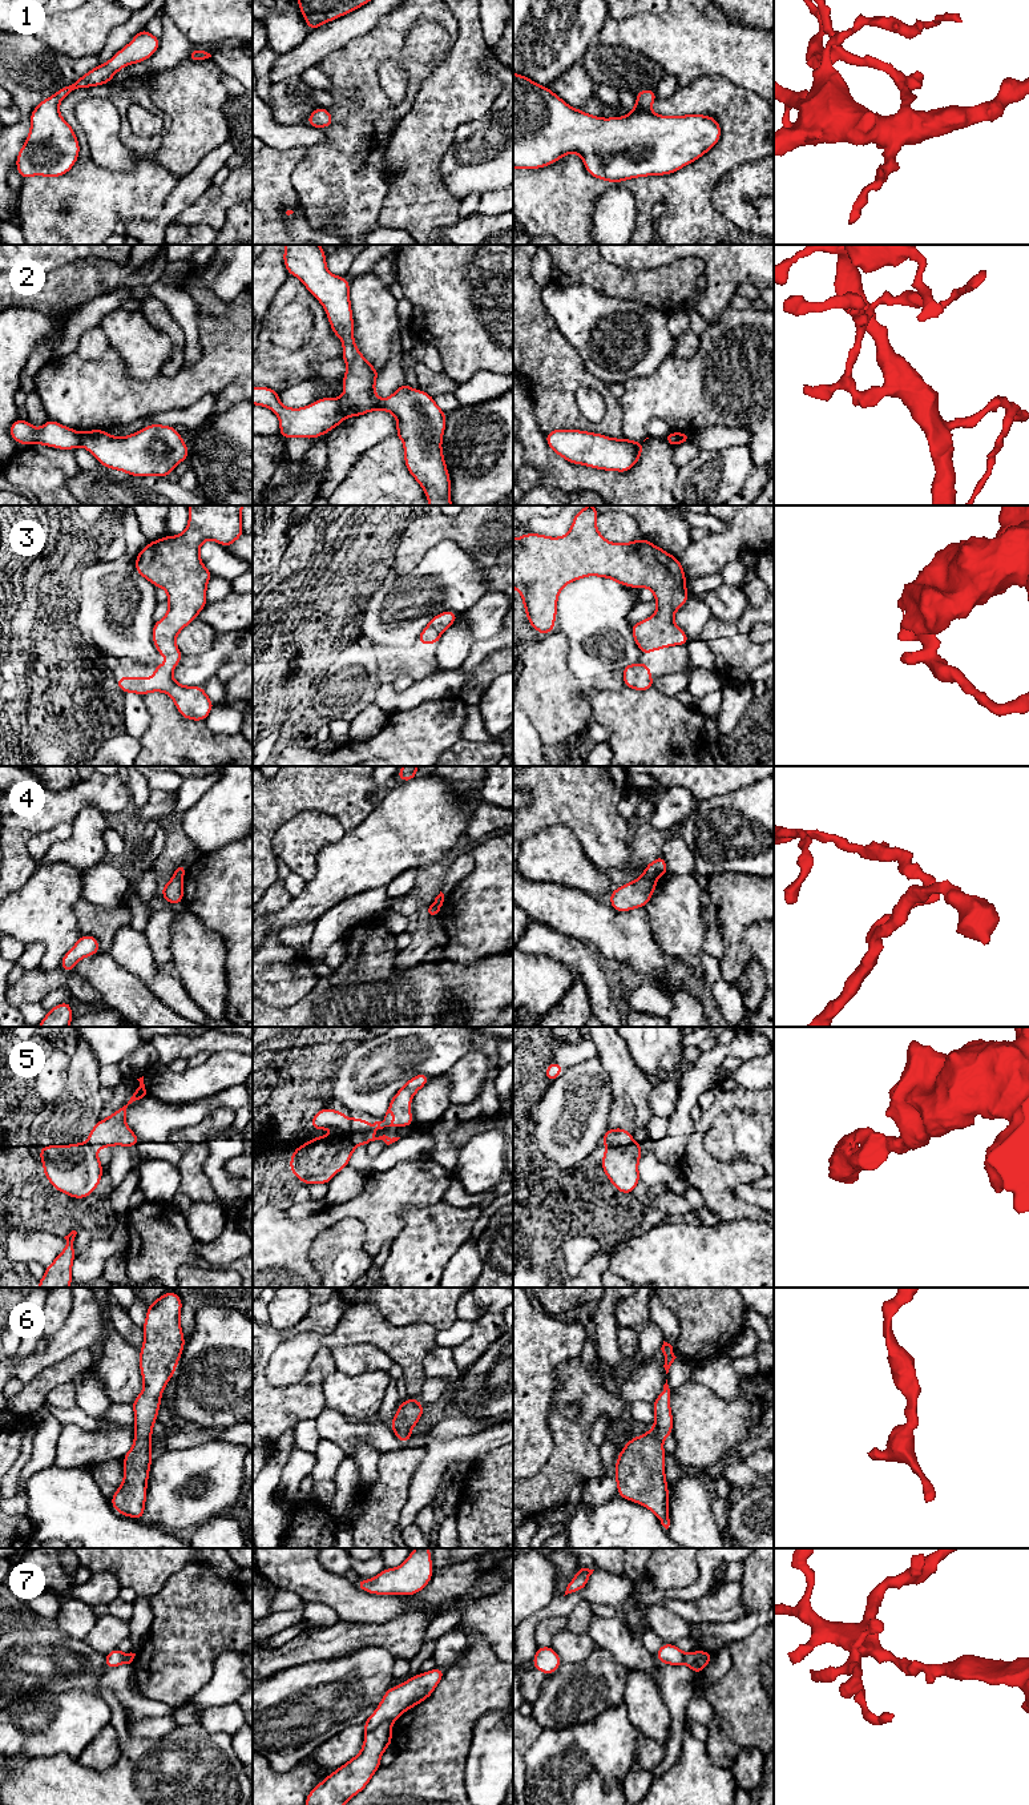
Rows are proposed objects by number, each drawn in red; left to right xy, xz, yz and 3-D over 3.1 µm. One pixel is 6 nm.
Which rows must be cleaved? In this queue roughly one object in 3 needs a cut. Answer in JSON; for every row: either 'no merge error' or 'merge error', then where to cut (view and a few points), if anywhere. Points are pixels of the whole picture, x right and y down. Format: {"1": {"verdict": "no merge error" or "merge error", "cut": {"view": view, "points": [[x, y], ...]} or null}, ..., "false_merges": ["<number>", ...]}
{"1": {"verdict": "no merge error", "cut": null}, "2": {"verdict": "merge error", "cut": {"view": "xz", "points": [[337, 399], [341, 411], [346, 416]]}}, "3": {"verdict": "no merge error", "cut": null}, "4": {"verdict": "merge error", "cut": {"view": "yz", "points": [[644, 874], [653, 879]]}}, "5": {"verdict": "merge error", "cut": {"view": "yz", "points": [[633, 1140], [625, 1145], [608, 1147]]}}, "6": {"verdict": "no merge error", "cut": null}, "7": {"verdict": "merge error", "cut": {"view": "xz", "points": [[392, 1720], [384, 1720], [367, 1732]]}}, "false_merges": ["2", "4", "5", "7"]}

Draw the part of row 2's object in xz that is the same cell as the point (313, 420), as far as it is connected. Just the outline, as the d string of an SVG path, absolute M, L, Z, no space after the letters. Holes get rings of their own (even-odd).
M261 386L253 388L253 404L273 410L279 418L279 435L286 438L319 438L339 426L346 418L338 399L319 398L302 408L288 408L279 402L279 391Z

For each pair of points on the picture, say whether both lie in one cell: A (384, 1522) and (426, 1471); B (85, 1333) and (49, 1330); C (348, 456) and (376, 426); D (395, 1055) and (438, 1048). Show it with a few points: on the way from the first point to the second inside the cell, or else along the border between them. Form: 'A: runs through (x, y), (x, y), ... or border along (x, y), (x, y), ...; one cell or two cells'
A: border along (419, 1465), (410, 1485), (407, 1502), (396, 1523); two cells
B: border along (72, 1302), (72, 1310), (63, 1326), (49, 1340); two cells
C: runs through (354, 448), (368, 434); one cell
D: runs through (406, 1050), (427, 1048); one cell

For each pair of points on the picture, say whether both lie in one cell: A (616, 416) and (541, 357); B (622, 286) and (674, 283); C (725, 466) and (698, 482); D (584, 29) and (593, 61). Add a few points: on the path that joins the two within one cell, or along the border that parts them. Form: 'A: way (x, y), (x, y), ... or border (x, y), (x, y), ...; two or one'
A: way (606, 395), (585, 378), (563, 374); one
B: way (636, 286), (661, 286); one
C: way (718, 472), (705, 482); one
D: border (597, 40), (580, 61); two

